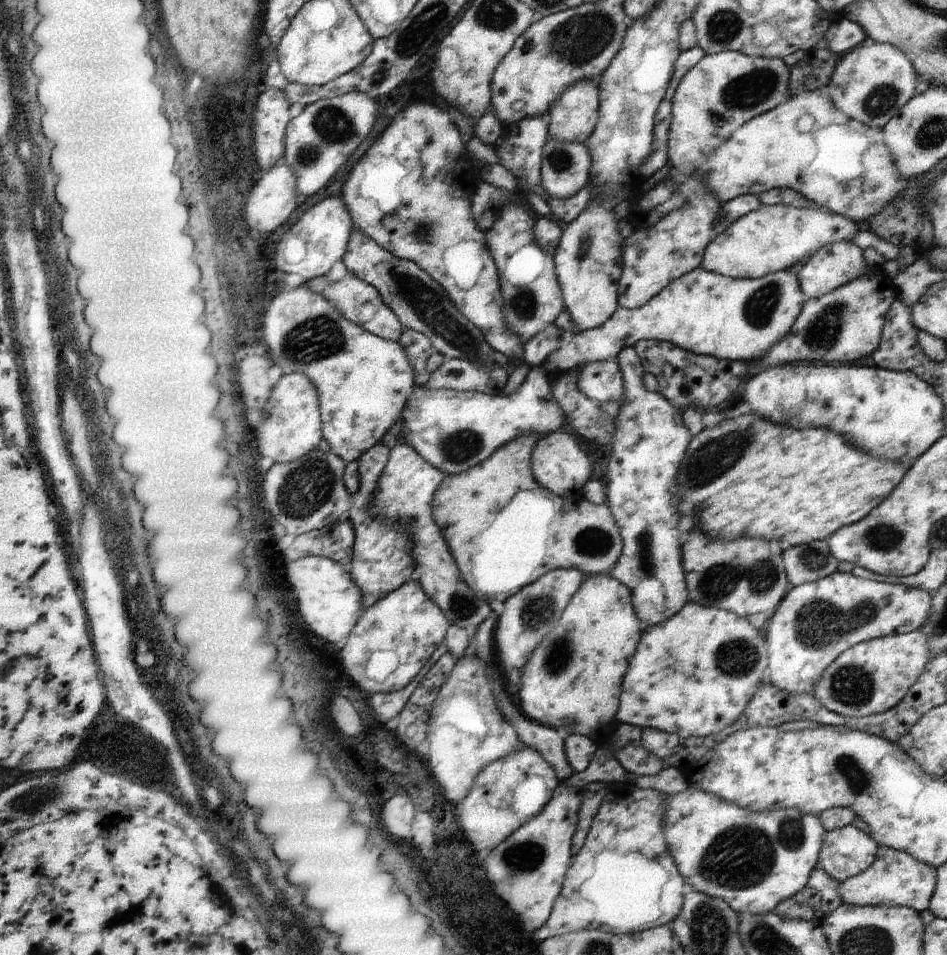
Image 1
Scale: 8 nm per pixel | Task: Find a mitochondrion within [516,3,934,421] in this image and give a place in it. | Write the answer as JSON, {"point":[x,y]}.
{"point":[575,41]}

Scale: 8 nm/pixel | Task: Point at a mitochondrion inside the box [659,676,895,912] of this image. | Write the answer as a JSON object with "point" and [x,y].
{"point":[737,859]}

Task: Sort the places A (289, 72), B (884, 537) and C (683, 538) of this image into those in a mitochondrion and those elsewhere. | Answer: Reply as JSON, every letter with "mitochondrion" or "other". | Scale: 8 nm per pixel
{"A":"other","B":"mitochondrion","C":"other"}

